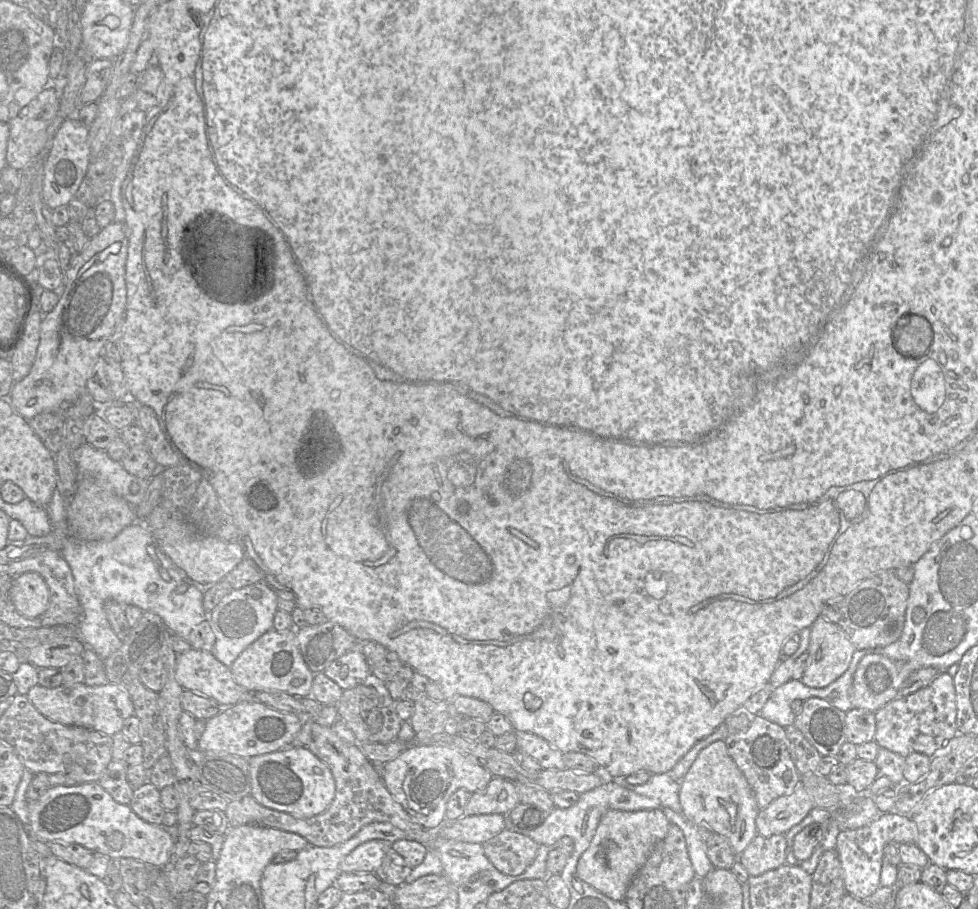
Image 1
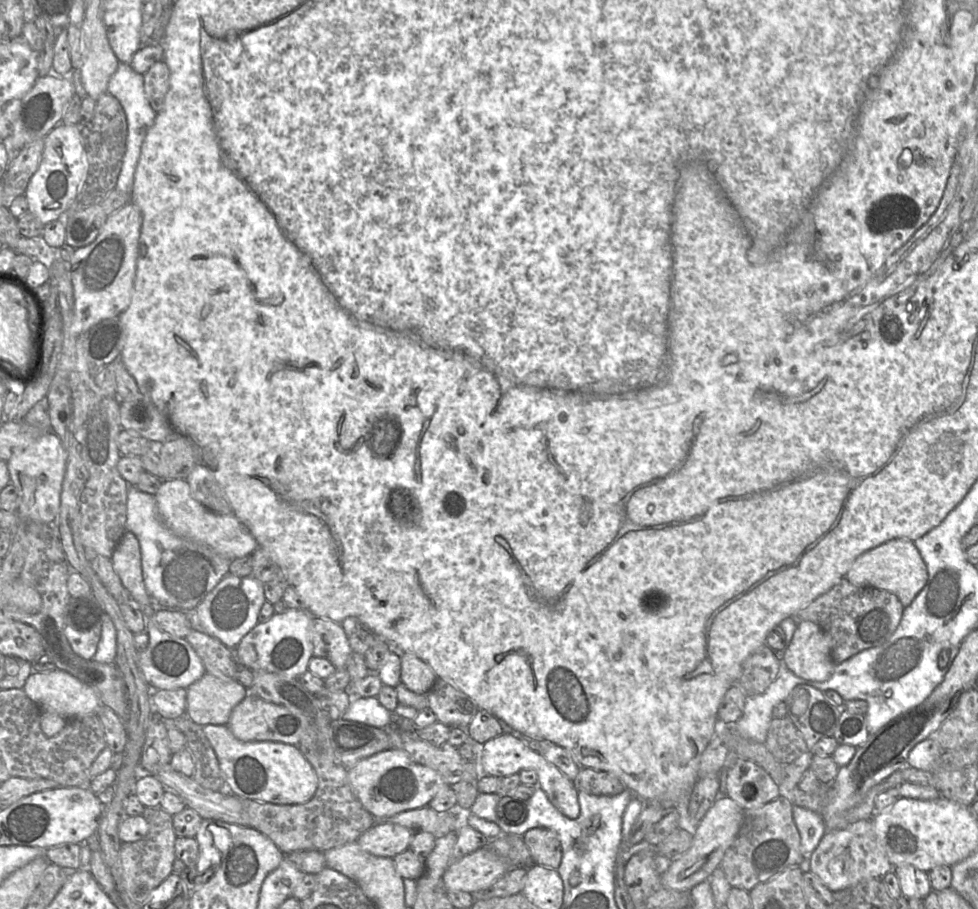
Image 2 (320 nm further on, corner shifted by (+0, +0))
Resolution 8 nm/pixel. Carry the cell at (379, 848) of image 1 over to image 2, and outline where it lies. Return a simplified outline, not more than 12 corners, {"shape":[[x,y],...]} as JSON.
{"shape":[[376,823],[357,840],[366,852],[394,858],[415,831]]}

